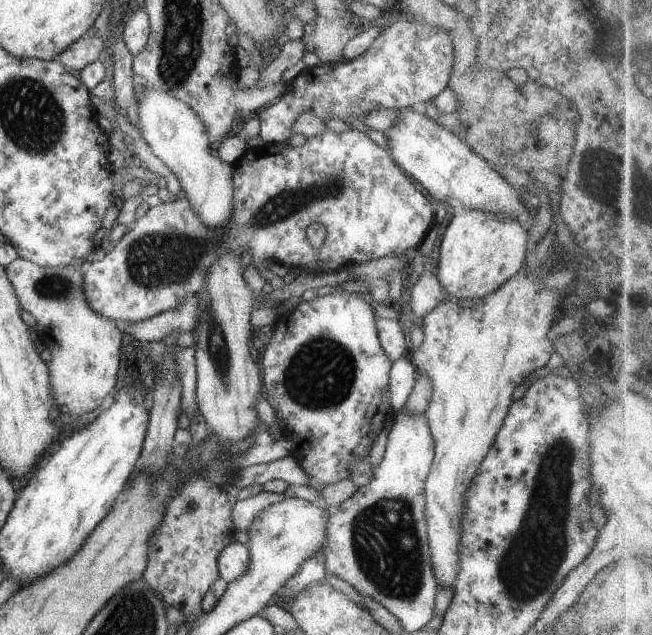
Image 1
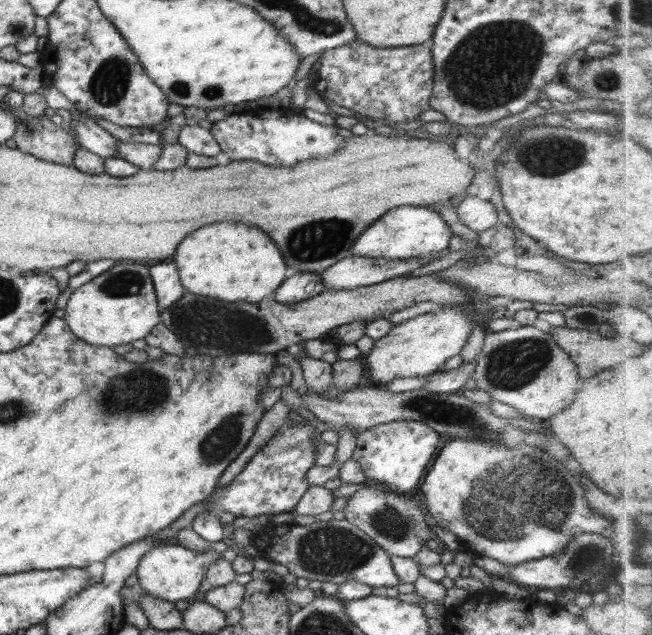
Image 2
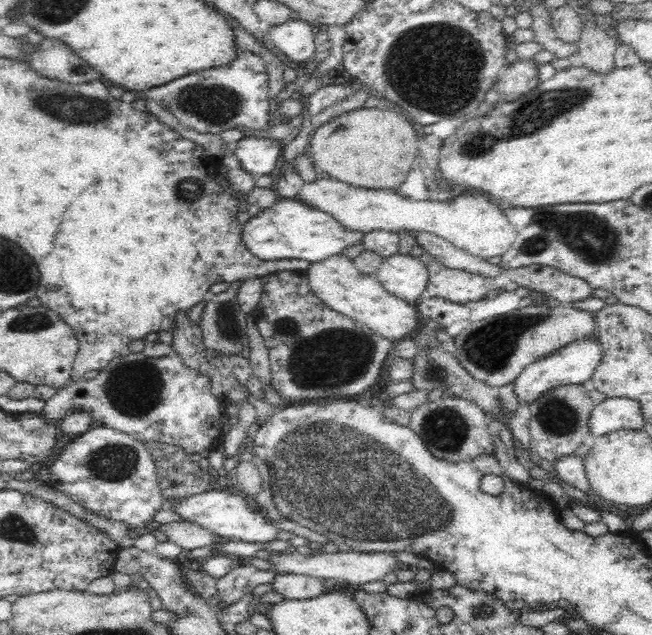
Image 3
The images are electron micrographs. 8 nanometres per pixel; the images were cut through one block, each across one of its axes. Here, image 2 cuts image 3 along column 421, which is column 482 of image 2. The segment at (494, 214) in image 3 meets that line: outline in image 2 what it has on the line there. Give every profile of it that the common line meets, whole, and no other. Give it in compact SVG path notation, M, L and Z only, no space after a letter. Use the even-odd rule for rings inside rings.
M466 195L456 207L456 212L464 225L477 233L484 232L500 222L496 207L490 201L482 200L476 195Z

